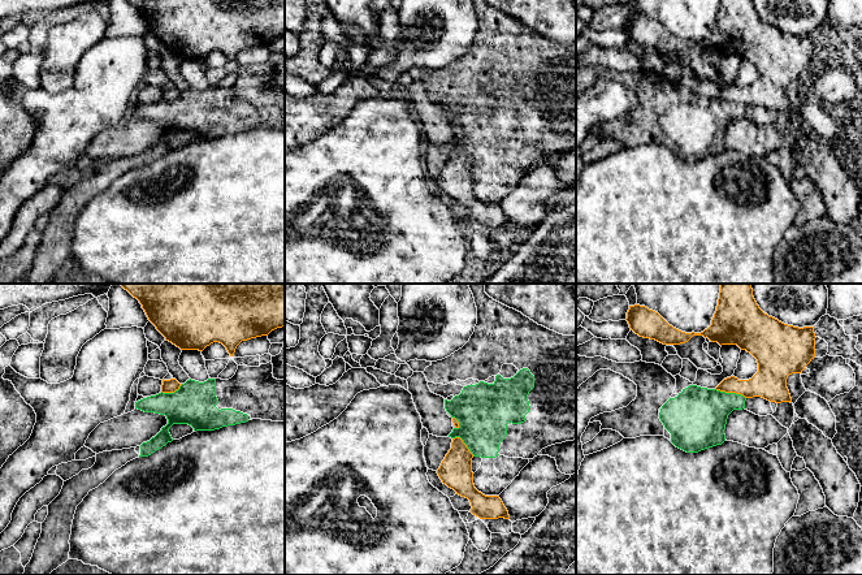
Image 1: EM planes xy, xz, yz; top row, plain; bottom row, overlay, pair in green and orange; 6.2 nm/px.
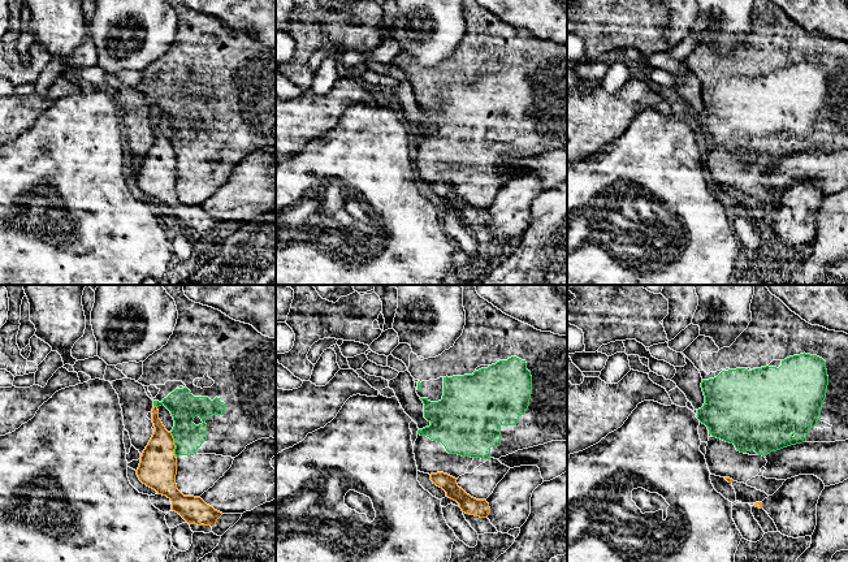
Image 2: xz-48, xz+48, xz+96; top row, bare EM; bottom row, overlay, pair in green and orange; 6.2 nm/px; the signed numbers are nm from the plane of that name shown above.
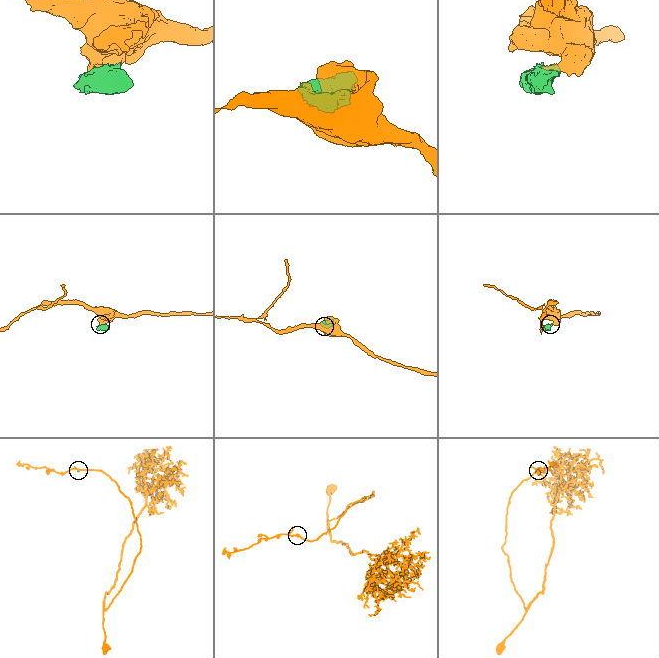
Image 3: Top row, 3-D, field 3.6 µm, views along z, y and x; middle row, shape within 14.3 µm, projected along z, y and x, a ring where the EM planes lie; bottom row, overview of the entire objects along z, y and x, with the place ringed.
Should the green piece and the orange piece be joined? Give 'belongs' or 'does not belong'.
does not belong

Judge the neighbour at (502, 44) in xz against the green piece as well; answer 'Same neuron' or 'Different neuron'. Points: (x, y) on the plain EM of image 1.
Same neuron

